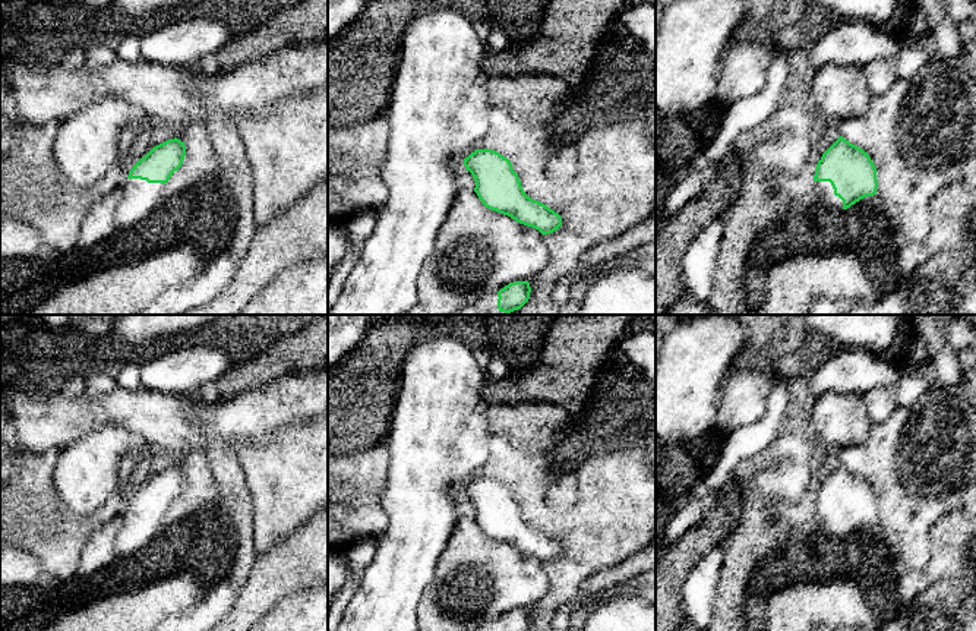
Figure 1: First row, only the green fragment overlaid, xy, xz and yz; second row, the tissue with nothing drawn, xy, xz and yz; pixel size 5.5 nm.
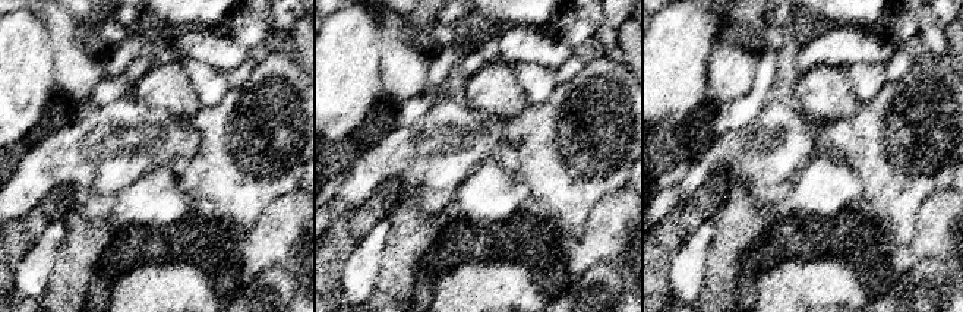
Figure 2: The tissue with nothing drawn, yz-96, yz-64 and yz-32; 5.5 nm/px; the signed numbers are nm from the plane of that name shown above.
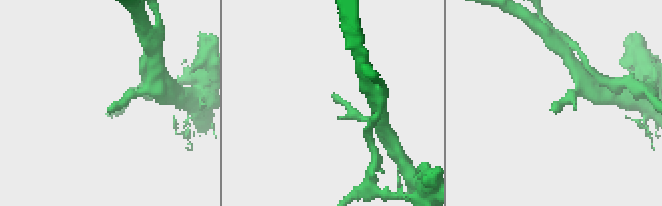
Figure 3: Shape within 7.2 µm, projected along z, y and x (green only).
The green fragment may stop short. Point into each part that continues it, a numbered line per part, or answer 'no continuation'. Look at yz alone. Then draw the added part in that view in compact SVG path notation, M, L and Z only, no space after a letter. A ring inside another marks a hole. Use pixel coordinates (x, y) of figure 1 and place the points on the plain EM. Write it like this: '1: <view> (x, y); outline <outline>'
1: yz (827, 527); outline M814 509L814 517L819 523L818 534L834 539L843 537L843 529L834 523L834 517L830 509Z

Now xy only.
1: xy (139, 527); outline M127 507L121 514L121 526L116 534L116 556L127 556L145 549L162 529L164 511L148 511Z

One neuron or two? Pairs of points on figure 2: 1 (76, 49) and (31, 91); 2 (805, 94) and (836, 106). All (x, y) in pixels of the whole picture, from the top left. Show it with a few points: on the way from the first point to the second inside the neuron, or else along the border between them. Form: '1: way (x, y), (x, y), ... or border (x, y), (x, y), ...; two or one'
1: border (50, 43), (56, 90); two
2: way (812, 94), (824, 94), (829, 98); one

